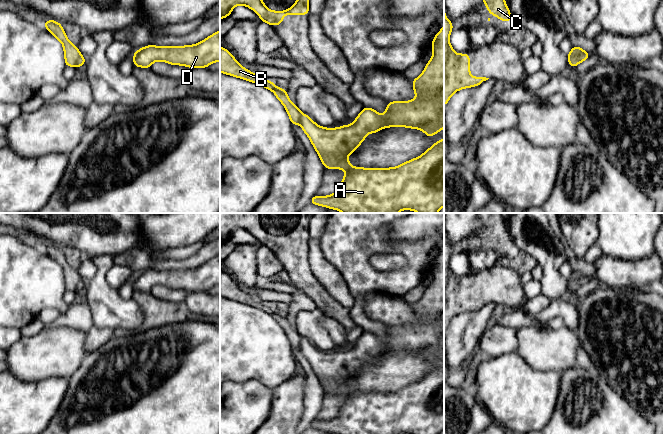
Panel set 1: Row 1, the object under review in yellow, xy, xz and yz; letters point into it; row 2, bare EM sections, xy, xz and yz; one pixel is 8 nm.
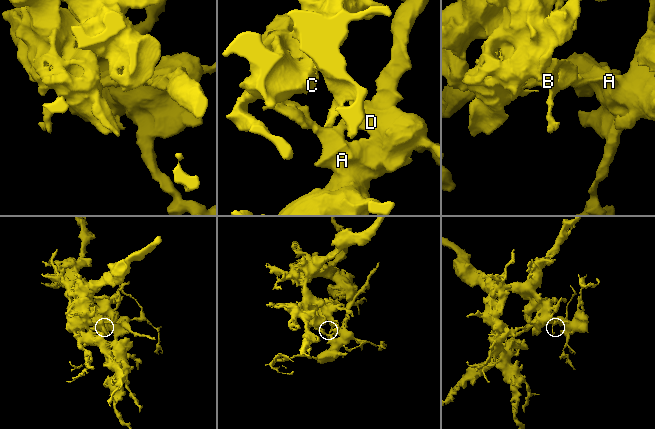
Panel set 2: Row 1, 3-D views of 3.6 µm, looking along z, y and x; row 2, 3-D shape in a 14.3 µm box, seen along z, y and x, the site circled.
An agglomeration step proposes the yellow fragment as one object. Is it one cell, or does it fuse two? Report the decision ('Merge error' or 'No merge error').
Merge error

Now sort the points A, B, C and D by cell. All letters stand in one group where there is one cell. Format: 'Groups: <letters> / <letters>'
Groups: A D / B C

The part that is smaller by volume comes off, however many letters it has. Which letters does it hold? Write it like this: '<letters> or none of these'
A, D

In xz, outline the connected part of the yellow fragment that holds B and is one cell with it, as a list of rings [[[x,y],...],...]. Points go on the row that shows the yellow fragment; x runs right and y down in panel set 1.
[[[221,46],[220,72],[226,75],[232,75],[233,77],[238,77],[240,79],[250,81],[252,83],[257,83],[258,85],[273,91],[277,99],[284,105],[289,115],[291,124],[300,124],[300,119],[303,113],[298,109],[297,105],[294,105],[289,100],[288,93],[285,89],[276,87],[272,81],[266,80],[241,66],[239,62],[232,56],[231,52]]]

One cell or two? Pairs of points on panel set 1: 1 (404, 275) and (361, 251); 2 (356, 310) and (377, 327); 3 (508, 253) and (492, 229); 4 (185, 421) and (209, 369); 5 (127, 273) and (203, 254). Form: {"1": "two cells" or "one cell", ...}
{"1": "one cell", "2": "one cell", "3": "one cell", "4": "one cell", "5": "two cells"}

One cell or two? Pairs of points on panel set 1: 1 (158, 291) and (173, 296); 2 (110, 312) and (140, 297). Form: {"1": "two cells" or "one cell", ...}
{"1": "one cell", "2": "two cells"}

